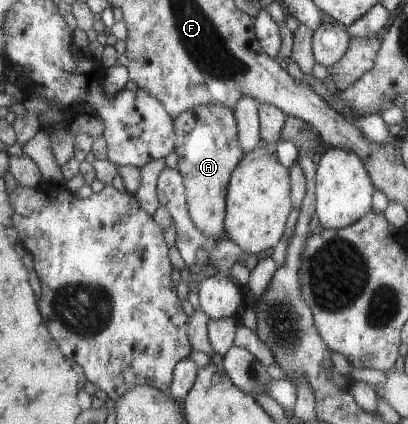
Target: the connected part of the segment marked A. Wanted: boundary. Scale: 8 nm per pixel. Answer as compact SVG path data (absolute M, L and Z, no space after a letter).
M197 104L183 110L173 117L173 129L176 131L176 144L172 152L177 154L177 170L182 175L185 186L187 211L194 226L203 234L219 240L225 237L225 194L228 192L229 178L237 162L244 156L240 139L237 137L237 119L233 107L215 104Z

